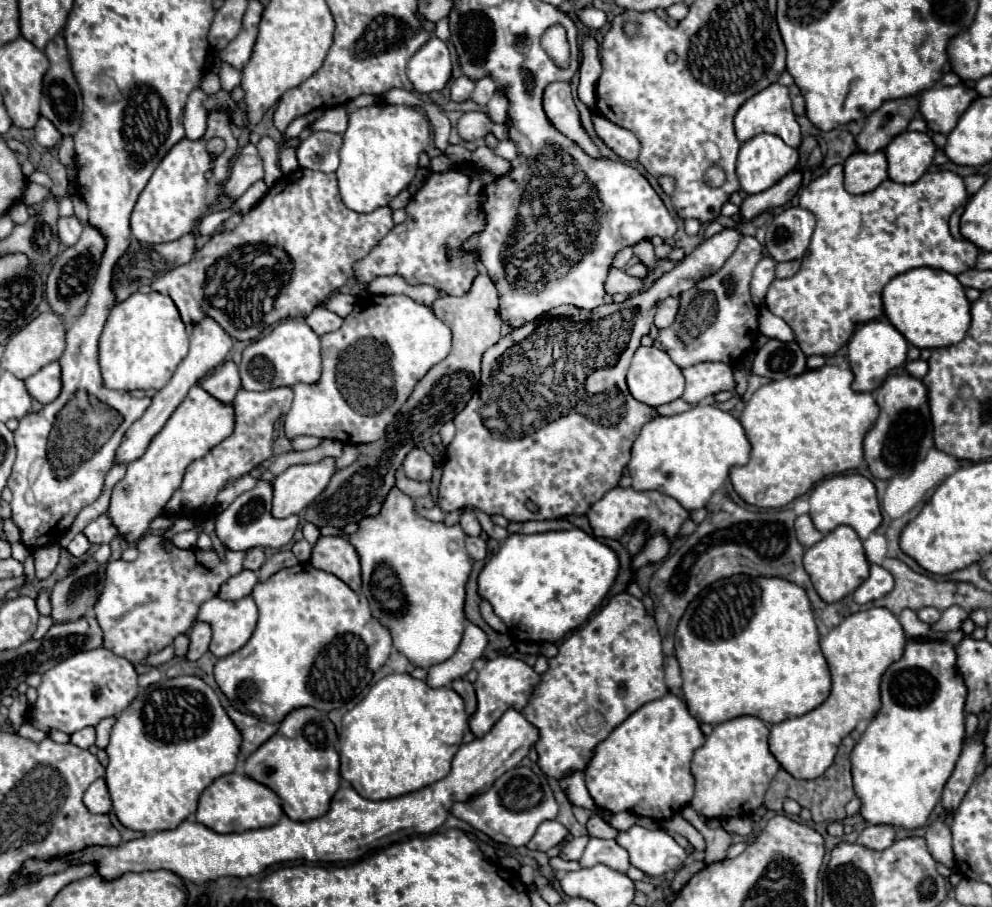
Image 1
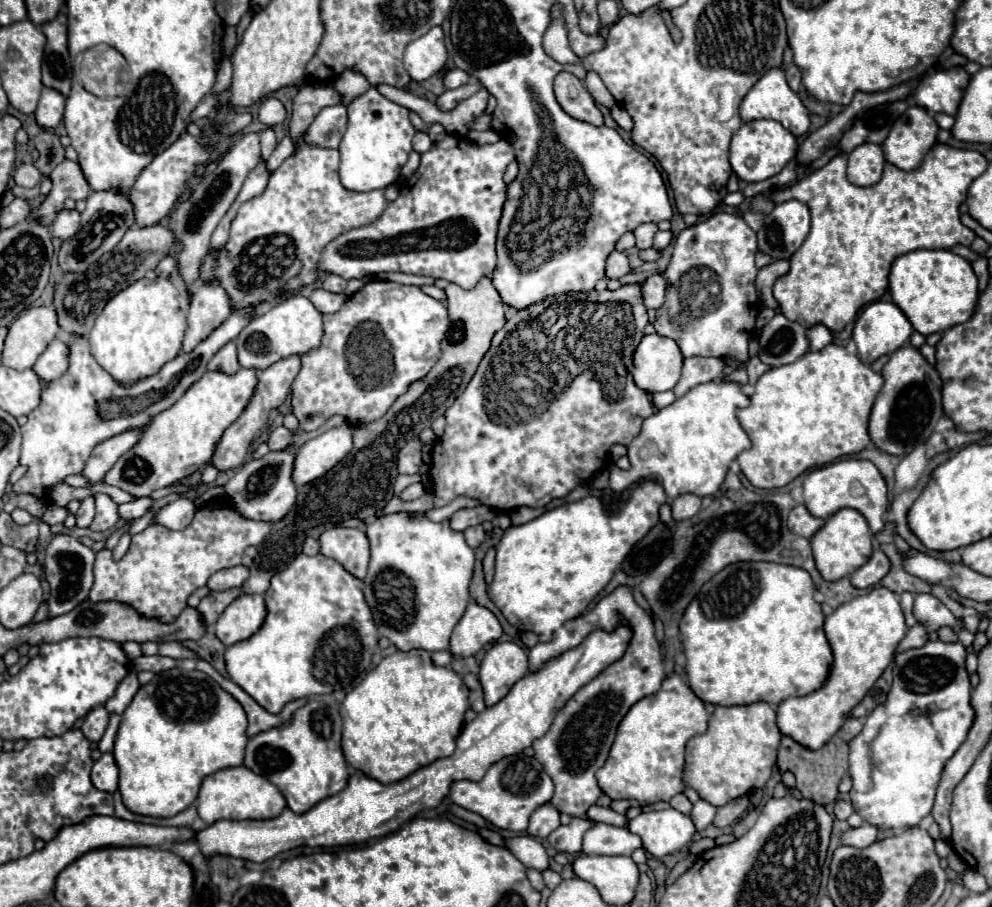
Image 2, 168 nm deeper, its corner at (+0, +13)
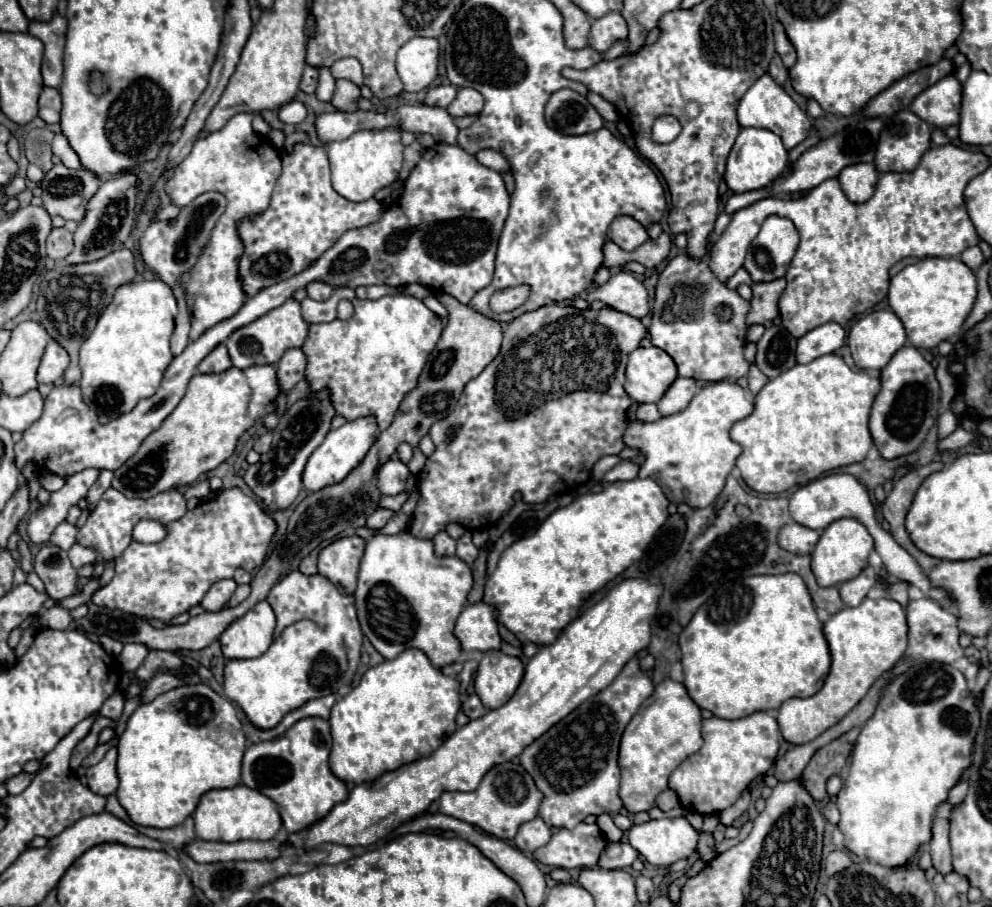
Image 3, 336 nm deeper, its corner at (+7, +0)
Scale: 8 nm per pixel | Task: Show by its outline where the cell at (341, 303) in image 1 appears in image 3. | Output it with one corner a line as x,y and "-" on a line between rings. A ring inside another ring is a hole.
316,281
316,283
310,283
310,285
306,287
306,291
308,291
308,297
310,297
310,299
314,299
314,301
324,301
324,299
328,299
328,297
332,295
334,287
328,285
328,283

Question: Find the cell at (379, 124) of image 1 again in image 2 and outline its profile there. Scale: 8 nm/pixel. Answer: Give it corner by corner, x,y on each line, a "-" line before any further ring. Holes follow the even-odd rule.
371,86
365,94
357,96
349,104
347,132
343,134
343,140
339,144
341,184
347,190
369,192
397,182
399,170
409,158
413,134
415,128
409,120
409,110
387,100
375,86

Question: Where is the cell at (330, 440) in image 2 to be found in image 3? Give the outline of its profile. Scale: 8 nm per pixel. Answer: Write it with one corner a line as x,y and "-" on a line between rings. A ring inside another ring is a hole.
372,417
356,419
352,423
344,423
340,429
330,431
326,435
326,439
322,441
322,445
318,445
314,449
314,453
308,457
308,463
306,463
304,473
302,473
304,489
306,491
318,491
318,489
322,489
326,485
340,483
362,461
362,457
368,453
376,433
378,433
378,427
376,427

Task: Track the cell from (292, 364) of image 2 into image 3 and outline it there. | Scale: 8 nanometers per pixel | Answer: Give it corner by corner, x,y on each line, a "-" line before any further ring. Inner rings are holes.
288,349
280,363
276,365
276,379
280,385
280,393
290,393
290,389
304,379
306,357
302,349

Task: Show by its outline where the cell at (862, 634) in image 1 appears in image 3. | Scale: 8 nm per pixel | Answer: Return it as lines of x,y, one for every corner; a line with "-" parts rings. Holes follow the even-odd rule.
864,599
858,607
844,607
824,623
824,637
830,647
832,667
824,687
806,699
788,699
778,713
784,741
804,745
836,725
868,693
872,683
896,665
906,651
906,613
894,599

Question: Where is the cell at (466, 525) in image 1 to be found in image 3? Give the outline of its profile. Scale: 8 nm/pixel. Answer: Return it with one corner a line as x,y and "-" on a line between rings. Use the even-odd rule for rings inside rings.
440,531
432,541
434,541
434,551
436,551
436,555
440,555
440,557
444,557
444,555
454,555
454,551
456,551
456,541
454,541
446,531

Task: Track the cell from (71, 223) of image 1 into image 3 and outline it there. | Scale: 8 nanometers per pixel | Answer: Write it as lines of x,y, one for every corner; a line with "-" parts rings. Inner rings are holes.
52,229
52,233
48,235
48,241
46,241
46,251
48,251
48,257
56,259
56,261
62,261
70,251
72,251
74,243
72,243
72,233
68,233
68,229

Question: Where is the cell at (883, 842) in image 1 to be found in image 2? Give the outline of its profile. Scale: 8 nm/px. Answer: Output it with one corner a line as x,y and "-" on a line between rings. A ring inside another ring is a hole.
863,824
859,828
851,828
841,836
843,846
853,846
853,848
867,848
877,840
877,828

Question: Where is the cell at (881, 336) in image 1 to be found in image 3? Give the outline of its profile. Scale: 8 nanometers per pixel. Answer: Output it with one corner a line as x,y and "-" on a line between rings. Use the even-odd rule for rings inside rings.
870,311
848,333
848,347
858,369
882,369
904,343
906,331
892,311

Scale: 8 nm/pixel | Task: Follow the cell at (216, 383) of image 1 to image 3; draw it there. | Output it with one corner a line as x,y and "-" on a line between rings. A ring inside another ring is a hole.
220,345
198,365
198,371
200,373
222,373
230,367
232,367
232,361
228,357
228,351
224,345

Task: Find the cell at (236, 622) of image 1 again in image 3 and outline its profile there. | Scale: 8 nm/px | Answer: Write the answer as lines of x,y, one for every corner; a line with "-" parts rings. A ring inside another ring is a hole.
260,601
244,617
234,621
222,635
220,647
226,659
260,657
274,639
276,617
266,601

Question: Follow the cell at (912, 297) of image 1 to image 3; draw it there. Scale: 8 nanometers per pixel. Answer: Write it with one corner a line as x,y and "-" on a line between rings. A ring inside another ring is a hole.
928,257
906,265
890,279
888,303
900,317
908,341
918,349
932,349
940,341
950,339
962,331
962,325
976,301
976,277
960,259

